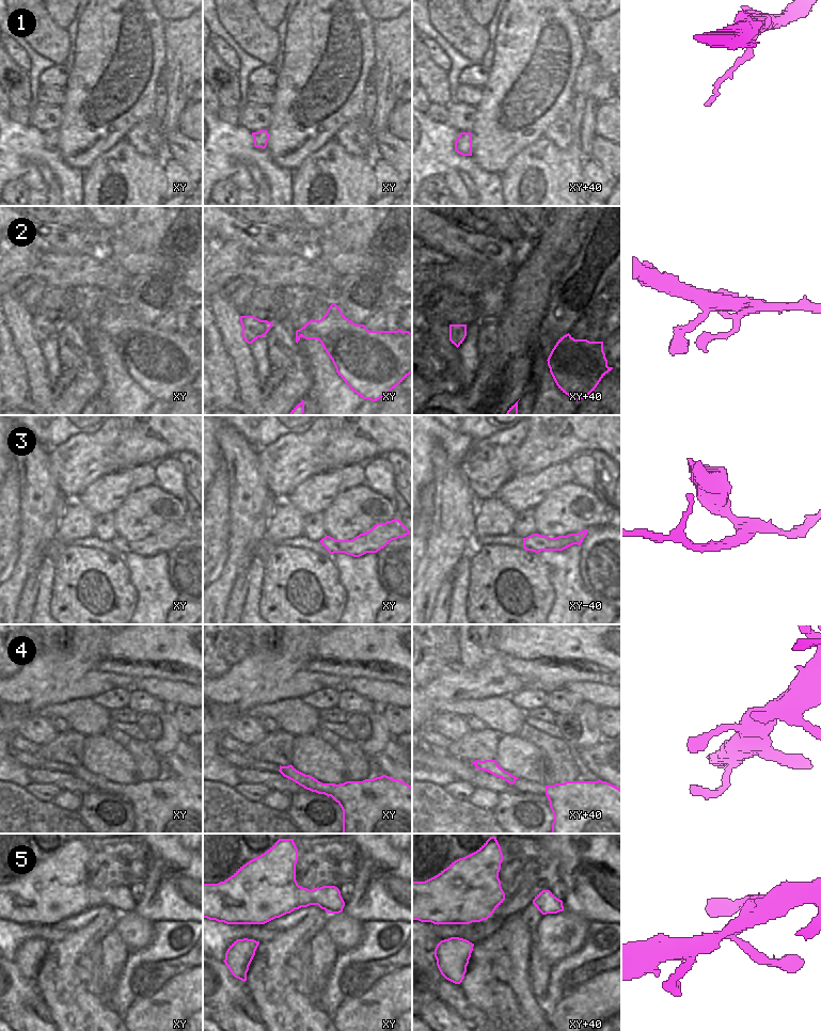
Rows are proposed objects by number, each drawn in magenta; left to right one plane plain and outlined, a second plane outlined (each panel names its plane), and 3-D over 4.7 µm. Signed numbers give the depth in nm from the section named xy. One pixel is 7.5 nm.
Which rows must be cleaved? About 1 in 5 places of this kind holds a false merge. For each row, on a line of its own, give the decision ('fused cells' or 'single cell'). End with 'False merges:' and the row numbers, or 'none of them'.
1: single cell
2: single cell
3: single cell
4: single cell
5: single cell
False merges: none of them

